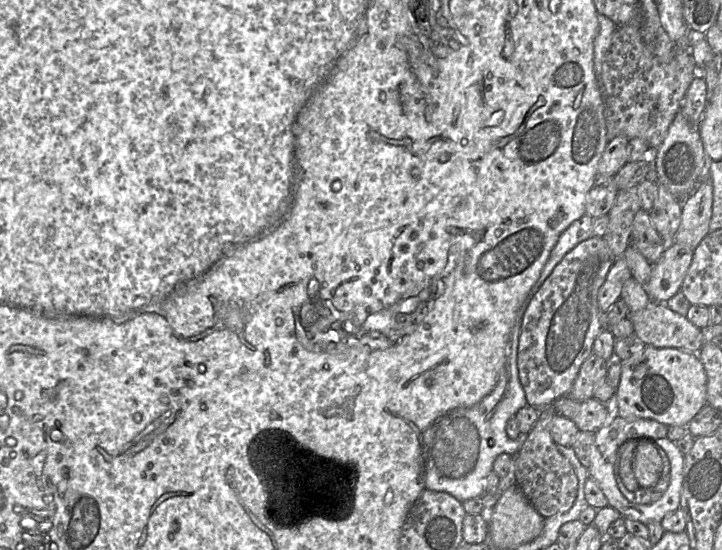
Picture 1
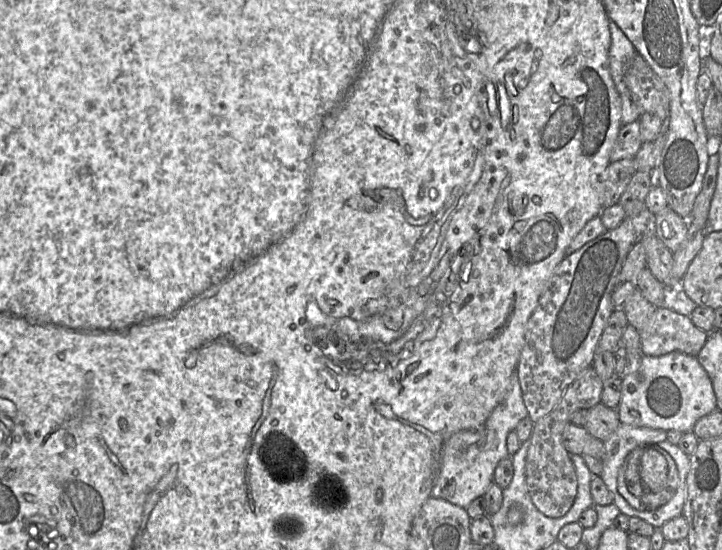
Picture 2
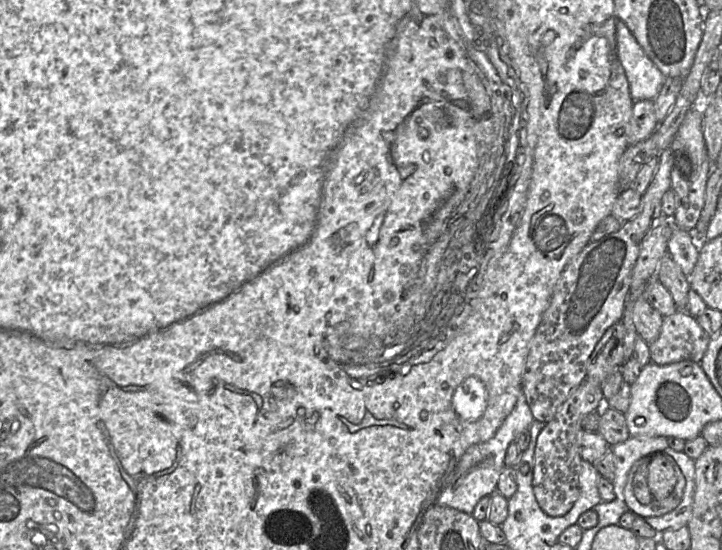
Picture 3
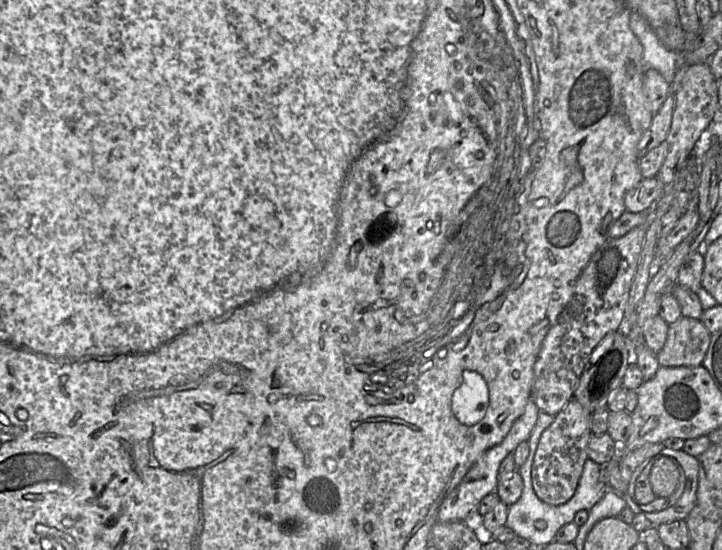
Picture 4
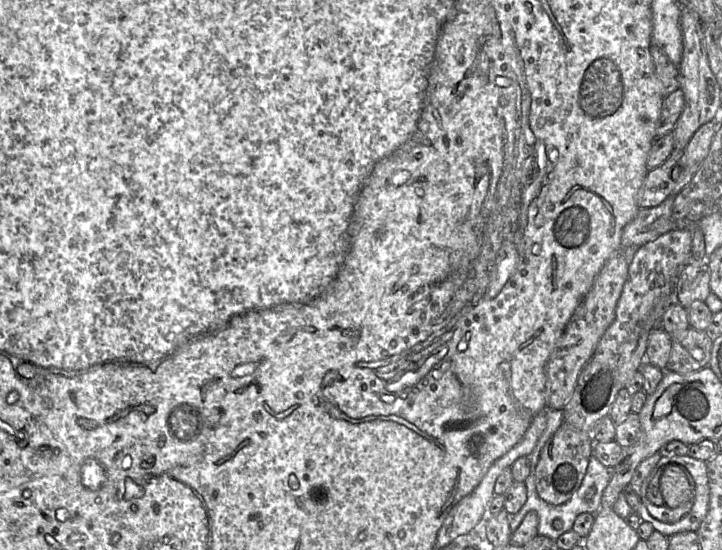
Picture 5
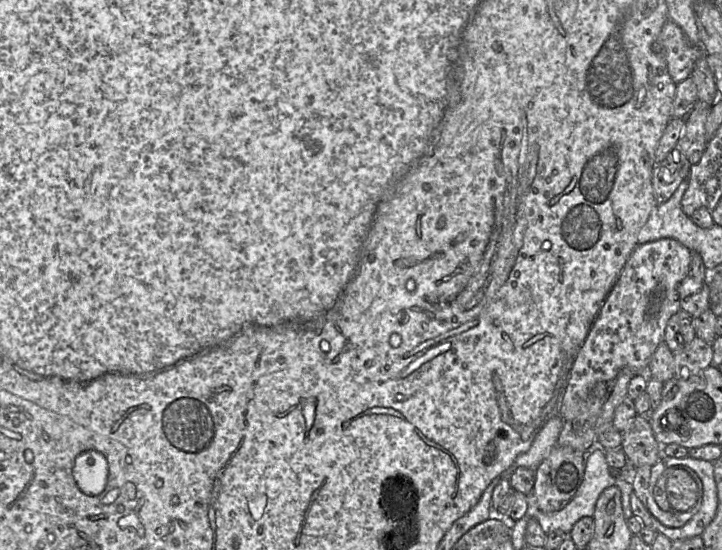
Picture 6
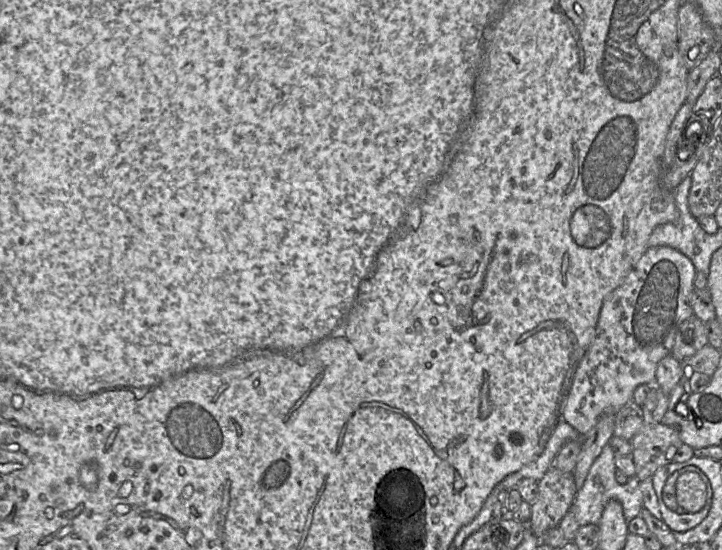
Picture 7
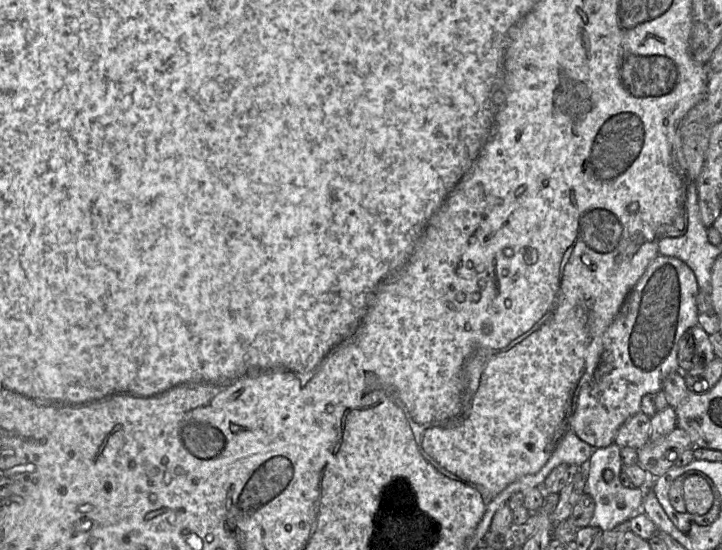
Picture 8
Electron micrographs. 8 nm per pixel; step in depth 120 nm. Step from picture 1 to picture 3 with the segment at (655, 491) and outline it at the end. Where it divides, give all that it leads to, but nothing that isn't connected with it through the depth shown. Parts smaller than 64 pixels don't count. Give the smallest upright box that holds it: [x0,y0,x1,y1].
[623,452,686,518]

